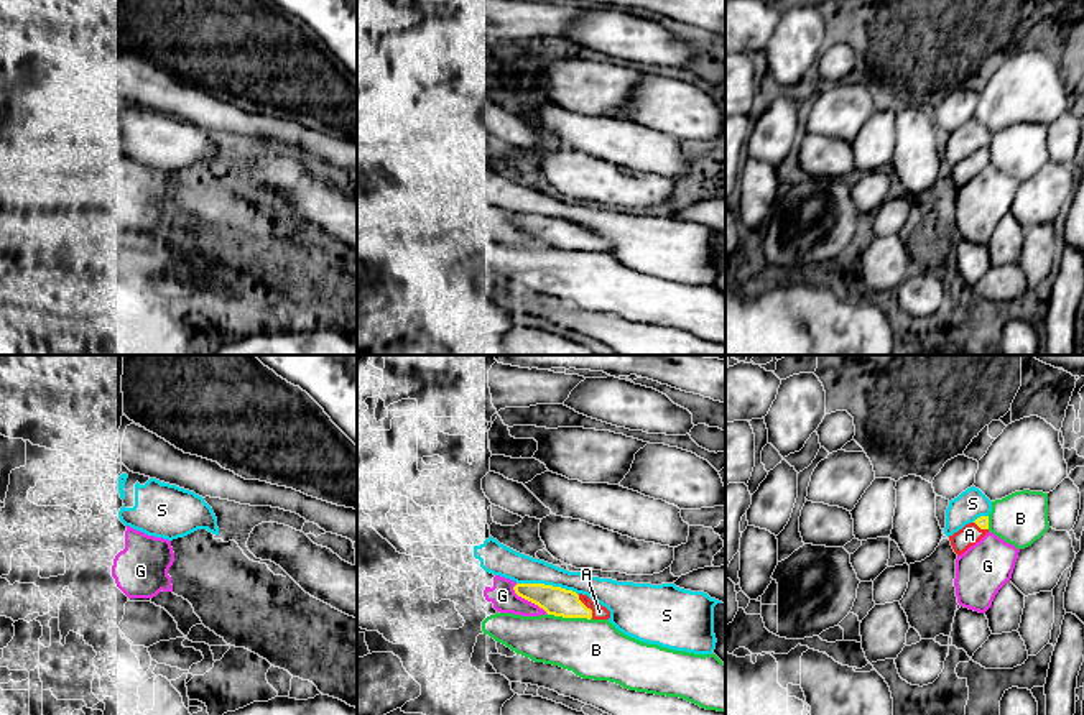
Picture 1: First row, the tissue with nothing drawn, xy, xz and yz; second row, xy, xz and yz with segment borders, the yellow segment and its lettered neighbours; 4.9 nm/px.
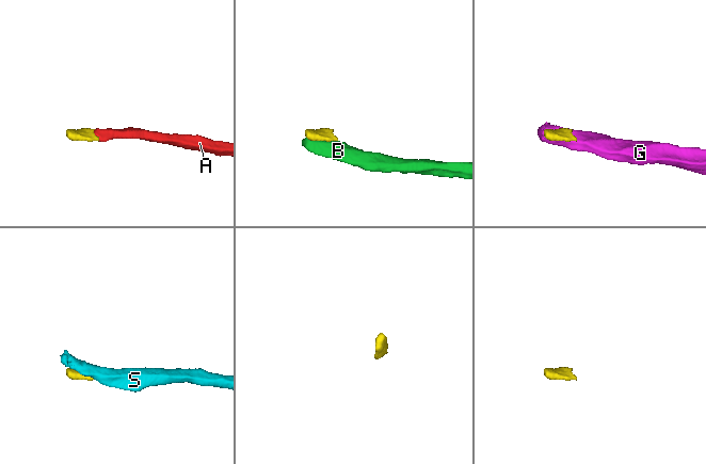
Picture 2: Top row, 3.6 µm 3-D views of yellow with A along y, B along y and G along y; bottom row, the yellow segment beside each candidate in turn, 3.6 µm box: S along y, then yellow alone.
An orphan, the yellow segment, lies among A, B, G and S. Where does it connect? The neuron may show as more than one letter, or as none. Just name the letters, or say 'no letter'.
A

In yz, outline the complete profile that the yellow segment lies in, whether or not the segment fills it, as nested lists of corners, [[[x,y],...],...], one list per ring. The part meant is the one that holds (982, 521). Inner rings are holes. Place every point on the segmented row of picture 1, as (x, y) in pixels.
[[[980,516],[974,523],[949,536],[951,546],[957,556],[964,554],[971,546],[979,542],[989,533],[989,516]]]

